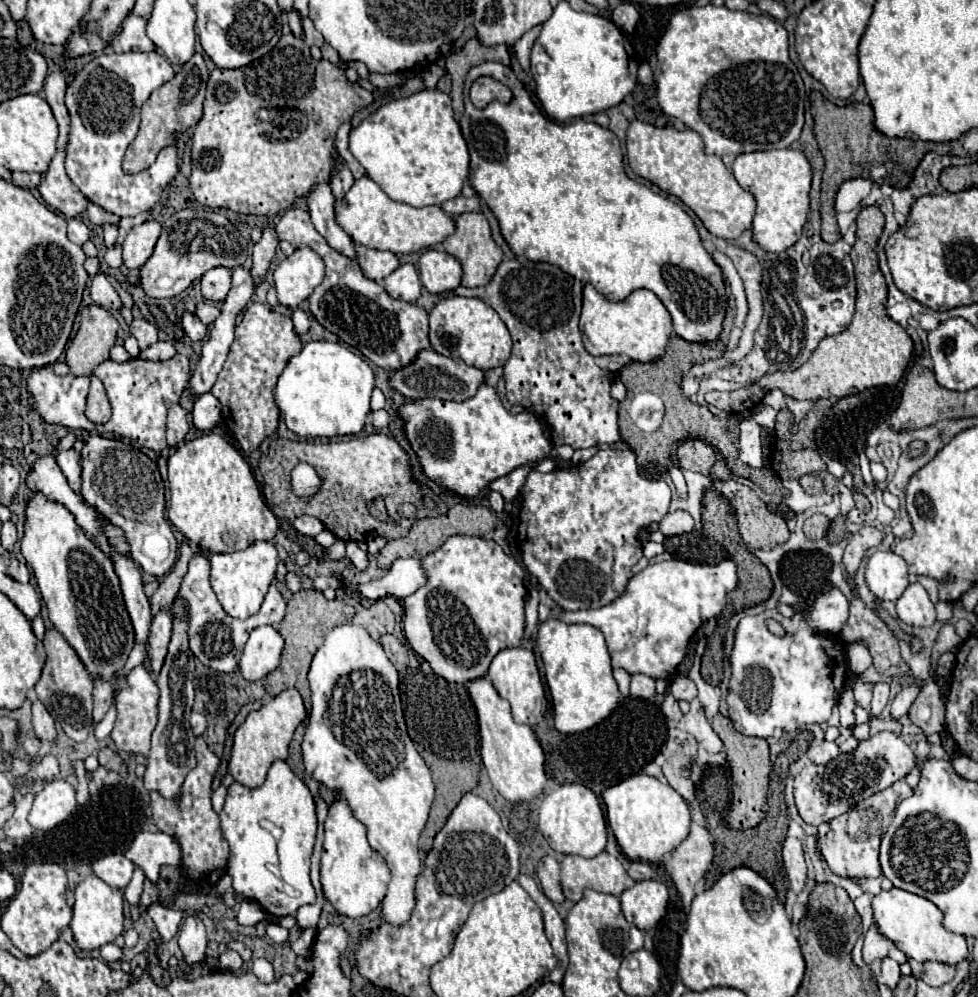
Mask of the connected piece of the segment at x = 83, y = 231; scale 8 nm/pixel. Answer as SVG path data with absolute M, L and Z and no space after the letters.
M68 220L68 238L70 238L74 244L82 246L82 244L90 238L90 230L88 230L86 224L80 222L80 220Z

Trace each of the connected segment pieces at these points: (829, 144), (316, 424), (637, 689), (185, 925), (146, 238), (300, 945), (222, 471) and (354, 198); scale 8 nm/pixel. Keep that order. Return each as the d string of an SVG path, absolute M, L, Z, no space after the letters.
M828 100L812 104L814 116L814 136L818 140L820 152L824 156L824 176L822 176L822 192L820 192L820 218L822 218L822 240L836 242L840 238L836 212L834 212L834 196L844 180L850 178L872 178L876 184L888 184L892 188L906 188L912 180L912 174L918 162L928 152L936 154L954 154L956 142L934 144L934 142L914 142L906 138L888 138L874 128L874 112L870 104L852 102L848 106L834 106Z
M308 342L304 344L302 352L292 356L282 370L274 402L280 410L280 416L288 430L302 438L332 438L332 436L344 436L344 434L360 434L366 422L366 416L370 412L370 394L374 388L374 374L372 368L354 352L348 348L336 344L336 342Z
M634 674L632 682L630 682L630 694L634 698L642 698L642 700L650 700L656 696L656 688L654 688L654 678L646 676L646 674Z
M192 914L182 922L180 936L178 936L180 950L184 954L184 970L182 974L188 976L192 972L192 966L200 964L206 958L206 948L208 948L208 938L206 938L206 928L202 920Z
M148 220L140 226L134 226L122 244L124 266L128 270L144 266L144 262L152 256L158 236L160 236L160 224L156 220Z
M308 928L302 932L302 936L294 942L290 942L290 948L294 950L296 956L310 956L310 948L312 948L312 942L314 942L314 934L316 934L316 928Z
M204 432L202 436L178 446L176 452L168 458L168 482L172 492L168 518L192 544L210 550L214 554L224 554L224 552L246 550L258 540L270 542L276 536L278 520L264 504L260 488L252 476L248 462L236 446L228 444L220 434Z
M368 176L358 178L350 192L334 204L334 214L338 226L354 242L394 254L410 254L420 252L422 248L432 248L454 232L454 220L448 218L440 206L414 208L404 202L394 202Z

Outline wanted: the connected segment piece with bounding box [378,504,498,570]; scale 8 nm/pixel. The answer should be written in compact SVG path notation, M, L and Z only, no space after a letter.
M454 504L452 508L448 508L446 514L436 516L436 518L424 518L424 520L416 520L408 532L406 538L400 540L390 540L378 554L378 568L388 570L396 558L408 558L408 556L418 556L424 558L430 552L436 552L450 536L486 536L488 532L492 532L498 524L496 514L486 508L486 506L474 506L474 504Z

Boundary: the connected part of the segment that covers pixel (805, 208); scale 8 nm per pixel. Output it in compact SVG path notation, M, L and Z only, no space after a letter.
M784 148L768 152L738 154L732 164L736 182L748 190L756 202L756 214L752 222L754 242L766 252L784 252L794 246L802 234L802 226L810 212L810 180L812 170L802 150Z

